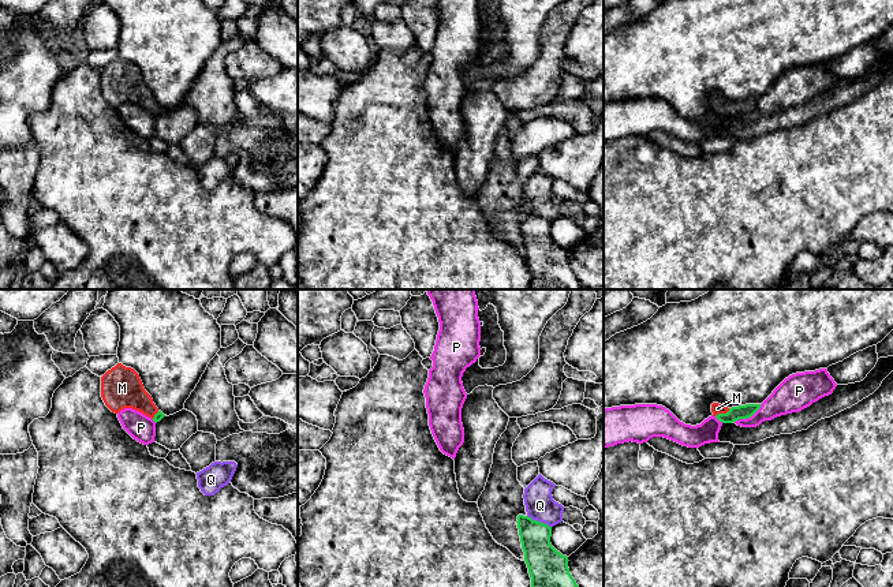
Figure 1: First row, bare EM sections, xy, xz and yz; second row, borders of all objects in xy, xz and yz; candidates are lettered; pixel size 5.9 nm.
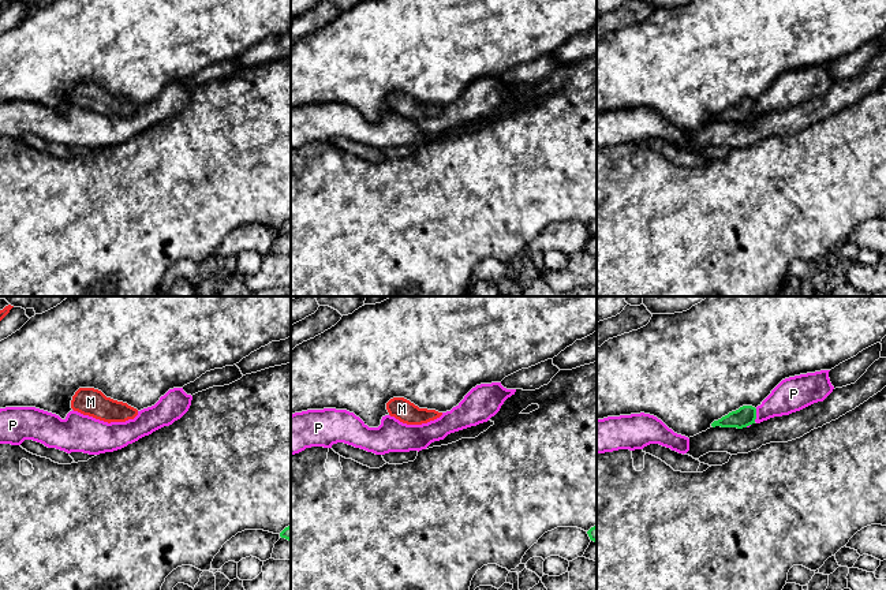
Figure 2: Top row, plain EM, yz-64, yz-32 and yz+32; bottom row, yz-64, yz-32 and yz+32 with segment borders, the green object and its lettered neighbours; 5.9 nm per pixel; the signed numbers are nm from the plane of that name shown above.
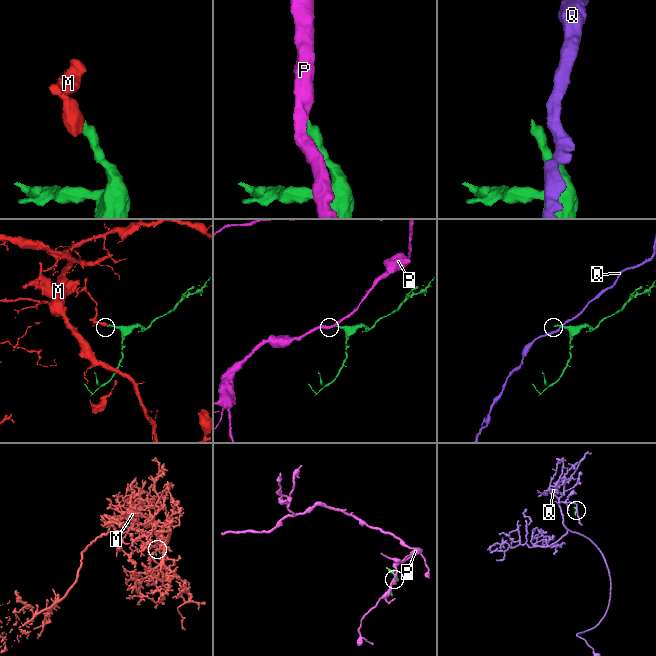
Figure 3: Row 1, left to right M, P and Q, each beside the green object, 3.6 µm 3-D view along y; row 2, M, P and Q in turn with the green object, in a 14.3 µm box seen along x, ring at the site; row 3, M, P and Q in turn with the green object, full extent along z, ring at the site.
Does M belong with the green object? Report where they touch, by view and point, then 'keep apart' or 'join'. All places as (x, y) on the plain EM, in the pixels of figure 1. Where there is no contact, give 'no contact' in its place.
yz (721, 108) | join

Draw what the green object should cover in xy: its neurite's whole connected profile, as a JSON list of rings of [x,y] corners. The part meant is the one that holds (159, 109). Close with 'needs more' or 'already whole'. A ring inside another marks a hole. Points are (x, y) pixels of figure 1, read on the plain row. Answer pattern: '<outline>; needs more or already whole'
[[[117,57],[101,71],[101,91],[115,108],[124,102],[132,102],[152,112],[156,117],[165,111],[145,85],[139,68],[122,57]]]; needs more

